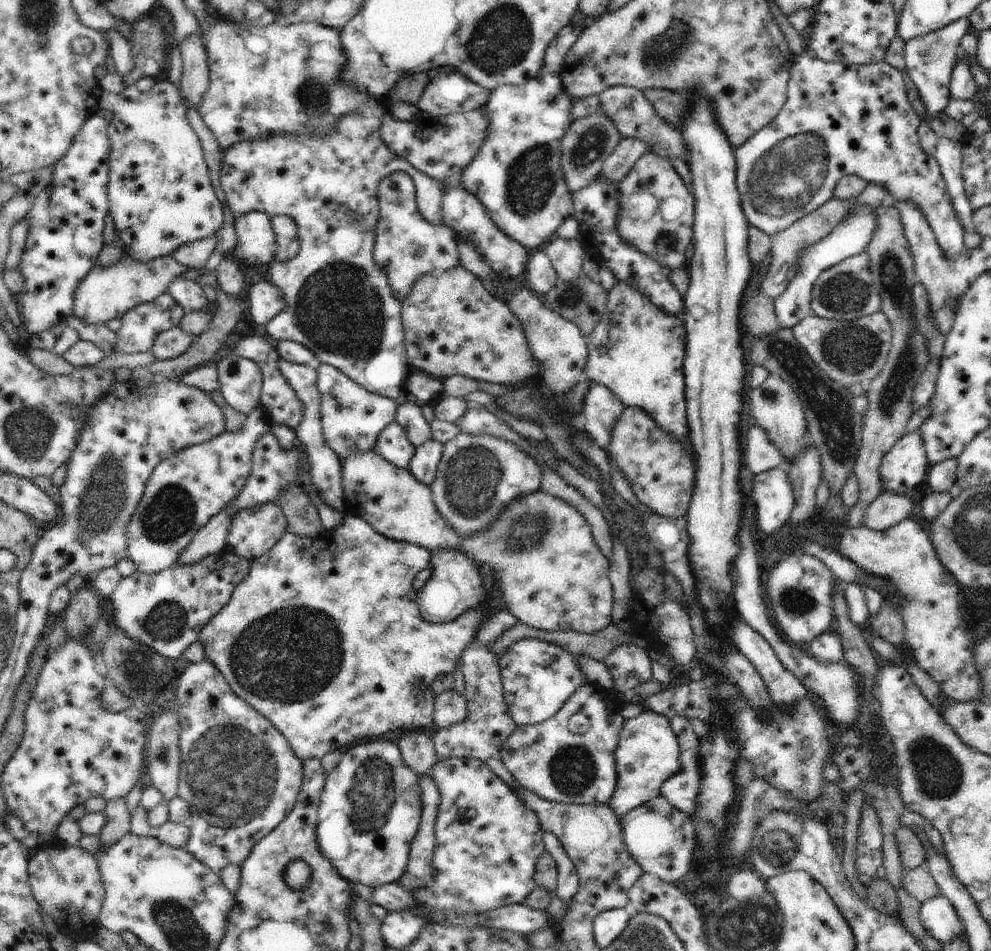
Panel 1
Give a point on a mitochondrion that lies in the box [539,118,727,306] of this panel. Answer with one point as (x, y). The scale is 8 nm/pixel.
(591, 143)

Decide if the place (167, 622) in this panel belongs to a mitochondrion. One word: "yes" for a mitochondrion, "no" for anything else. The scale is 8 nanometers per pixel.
yes

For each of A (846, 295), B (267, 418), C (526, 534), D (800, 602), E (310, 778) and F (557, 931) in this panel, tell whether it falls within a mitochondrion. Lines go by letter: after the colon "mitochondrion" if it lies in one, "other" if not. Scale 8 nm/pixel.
A: mitochondrion
B: other
C: mitochondrion
D: mitochondrion
E: other
F: other

